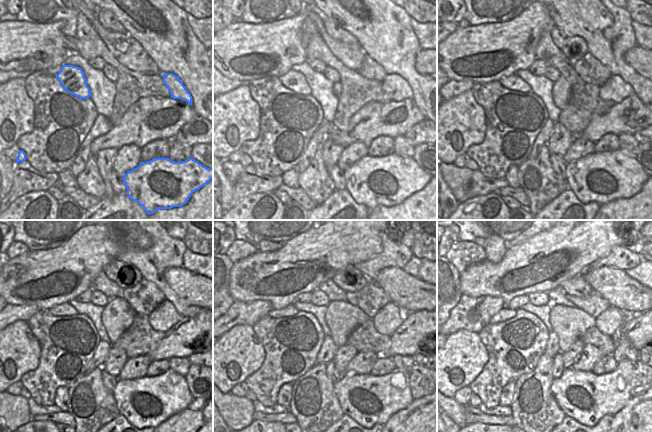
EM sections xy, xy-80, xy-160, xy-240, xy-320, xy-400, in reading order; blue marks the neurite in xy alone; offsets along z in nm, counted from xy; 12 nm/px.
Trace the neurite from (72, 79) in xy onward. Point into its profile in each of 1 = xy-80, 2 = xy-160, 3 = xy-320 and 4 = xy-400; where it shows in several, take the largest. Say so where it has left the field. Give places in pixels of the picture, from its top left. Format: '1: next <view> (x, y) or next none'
1: next xy-80 (293, 80)
2: next xy-160 (515, 83)
3: next xy-320 (290, 310)
4: next xy-400 (504, 314)

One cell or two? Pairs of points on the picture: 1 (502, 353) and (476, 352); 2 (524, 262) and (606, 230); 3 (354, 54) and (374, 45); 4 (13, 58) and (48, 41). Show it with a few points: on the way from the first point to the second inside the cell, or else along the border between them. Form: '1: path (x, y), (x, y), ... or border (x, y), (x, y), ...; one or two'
1: border (478, 334), (487, 354), (487, 362), (479, 374); two
2: path (544, 251), (572, 246), (586, 233); one
3: border (358, 42), (366, 53); two
4: path (22, 49), (25, 46), (39, 46); one

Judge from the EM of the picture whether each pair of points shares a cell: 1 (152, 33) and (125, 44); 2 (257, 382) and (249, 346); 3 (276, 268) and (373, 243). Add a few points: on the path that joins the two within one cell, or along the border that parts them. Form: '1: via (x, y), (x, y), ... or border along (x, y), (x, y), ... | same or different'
1: border along (125, 32), (140, 44), (149, 57) | different
2: border along (264, 349), (265, 356), (263, 362), (244, 381) | different
3: via (300, 258), (313, 257), (337, 243), (349, 243) | same

